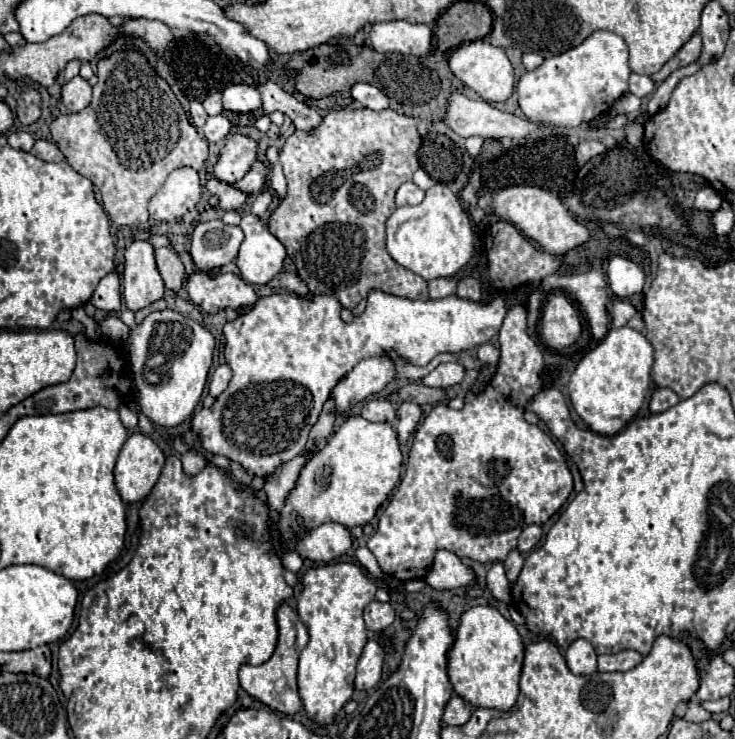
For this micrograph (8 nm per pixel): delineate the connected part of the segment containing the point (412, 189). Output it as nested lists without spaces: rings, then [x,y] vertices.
[[[410,181],[404,183],[404,185],[398,189],[398,193],[396,193],[396,205],[398,205],[398,207],[418,205],[422,199],[424,199],[424,191],[422,191],[418,185],[410,183]]]

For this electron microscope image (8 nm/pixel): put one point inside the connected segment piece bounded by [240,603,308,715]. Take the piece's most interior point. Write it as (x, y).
(274, 683)

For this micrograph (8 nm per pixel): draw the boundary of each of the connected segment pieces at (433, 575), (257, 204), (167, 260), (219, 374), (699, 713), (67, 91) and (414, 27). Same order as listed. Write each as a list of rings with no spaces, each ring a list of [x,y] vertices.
[[[438,551],[426,583],[434,589],[458,589],[476,581],[476,573],[468,569],[452,551]]]
[[[266,189],[266,191],[262,191],[260,195],[254,197],[254,201],[252,201],[252,213],[258,215],[258,217],[264,217],[266,211],[268,211],[268,207],[270,207],[270,203],[272,203],[272,191]]]
[[[160,247],[160,249],[156,249],[156,263],[158,263],[158,271],[166,283],[166,289],[178,293],[186,281],[186,271],[184,271],[180,257],[172,249]]]
[[[224,363],[224,365],[218,365],[218,367],[214,369],[214,373],[212,373],[210,383],[208,383],[208,393],[210,393],[212,397],[218,397],[218,395],[228,387],[230,377],[232,377],[232,369],[230,369],[226,363]]]
[[[688,701],[686,713],[684,713],[684,719],[686,719],[686,721],[702,723],[702,721],[706,721],[706,719],[710,719],[710,717],[712,717],[712,713],[708,713],[706,709],[702,709],[702,707],[698,705],[698,701]]]
[[[80,75],[62,85],[62,103],[74,113],[82,111],[90,103],[90,97],[92,97],[92,87]]]
[[[402,19],[372,23],[372,47],[378,53],[426,55],[432,45],[432,29],[424,23],[408,23]]]

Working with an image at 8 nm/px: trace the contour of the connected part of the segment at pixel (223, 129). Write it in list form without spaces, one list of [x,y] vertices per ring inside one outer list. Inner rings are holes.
[[[216,115],[216,117],[208,117],[202,131],[210,143],[216,143],[216,141],[222,141],[230,133],[230,127],[232,125],[224,115]]]

